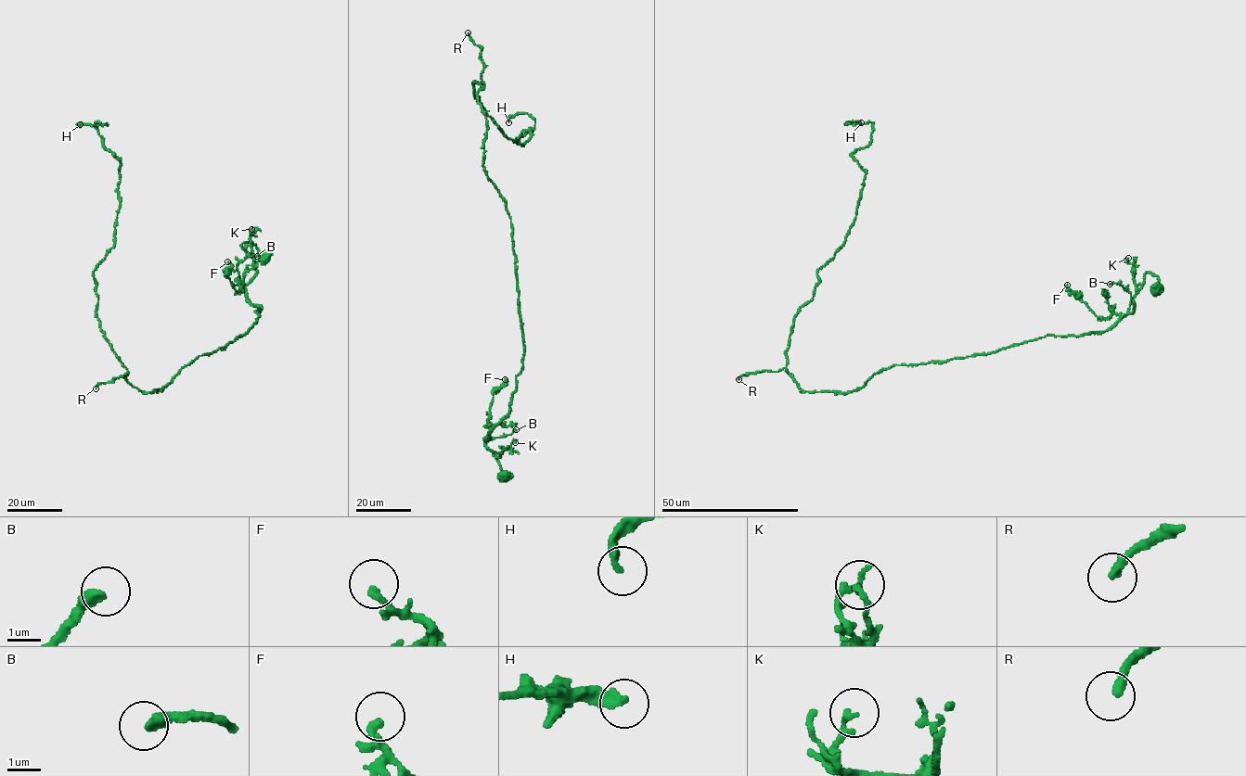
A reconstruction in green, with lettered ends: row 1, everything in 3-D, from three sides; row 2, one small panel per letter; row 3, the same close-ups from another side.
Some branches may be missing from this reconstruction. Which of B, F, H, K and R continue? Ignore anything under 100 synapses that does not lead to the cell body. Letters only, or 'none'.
R

